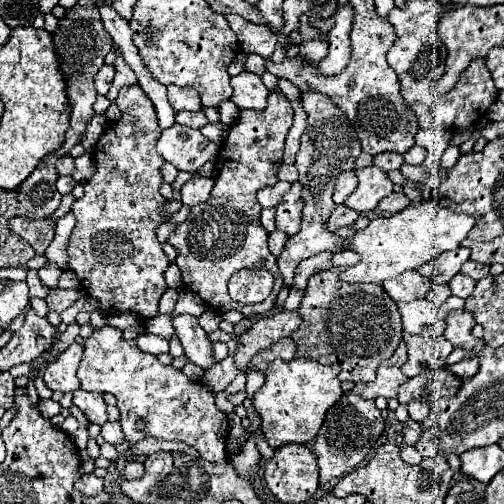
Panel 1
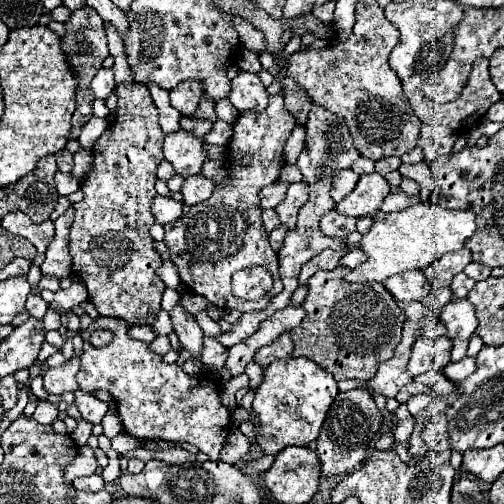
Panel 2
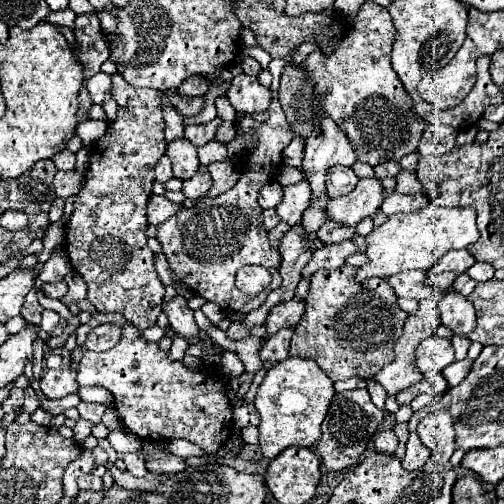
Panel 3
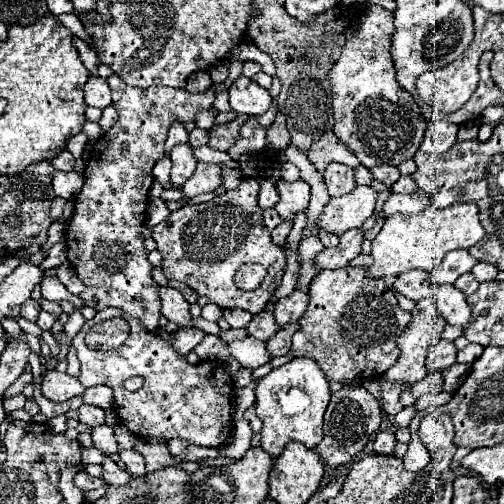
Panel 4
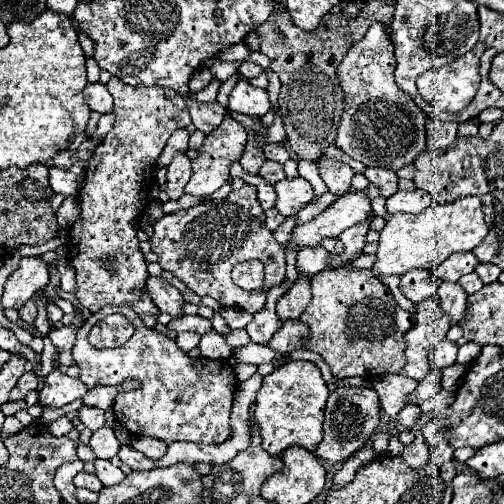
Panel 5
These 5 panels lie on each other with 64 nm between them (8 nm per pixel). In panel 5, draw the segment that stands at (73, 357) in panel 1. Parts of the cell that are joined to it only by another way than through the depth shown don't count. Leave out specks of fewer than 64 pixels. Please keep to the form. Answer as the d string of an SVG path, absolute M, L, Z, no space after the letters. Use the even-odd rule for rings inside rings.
M52 370L44 378L44 388L40 392L40 404L46 406L64 406L76 398L82 398L88 388L80 382L80 378L70 378L68 374L62 374L60 370Z

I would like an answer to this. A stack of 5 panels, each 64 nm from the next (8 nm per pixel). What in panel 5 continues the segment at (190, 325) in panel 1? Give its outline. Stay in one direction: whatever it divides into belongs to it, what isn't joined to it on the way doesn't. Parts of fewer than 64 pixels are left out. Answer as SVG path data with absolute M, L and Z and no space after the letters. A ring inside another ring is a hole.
M148 278L148 294L152 296L154 304L160 308L160 312L170 314L172 318L182 316L184 308L184 298L178 292L178 288L170 286L164 278Z

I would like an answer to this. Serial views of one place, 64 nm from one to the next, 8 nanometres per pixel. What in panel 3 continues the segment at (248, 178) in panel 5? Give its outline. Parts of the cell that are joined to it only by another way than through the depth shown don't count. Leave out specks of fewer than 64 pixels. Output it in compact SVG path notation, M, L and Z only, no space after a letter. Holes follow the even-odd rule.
M214 140L198 148L198 157L201 165L207 166L212 162L221 162L228 158L227 147ZM272 180L272 182L268 182L268 184L260 190L258 204L260 204L262 208L276 208L276 206L280 204L282 196L284 196L282 186L280 186L276 180Z

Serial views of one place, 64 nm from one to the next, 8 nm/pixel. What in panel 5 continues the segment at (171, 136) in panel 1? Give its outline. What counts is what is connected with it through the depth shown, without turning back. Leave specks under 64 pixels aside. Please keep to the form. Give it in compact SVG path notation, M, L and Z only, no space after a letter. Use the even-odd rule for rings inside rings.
M176 152L174 160L168 166L168 182L166 192L170 200L176 200L184 194L184 186L192 176L192 160L186 156L186 152Z

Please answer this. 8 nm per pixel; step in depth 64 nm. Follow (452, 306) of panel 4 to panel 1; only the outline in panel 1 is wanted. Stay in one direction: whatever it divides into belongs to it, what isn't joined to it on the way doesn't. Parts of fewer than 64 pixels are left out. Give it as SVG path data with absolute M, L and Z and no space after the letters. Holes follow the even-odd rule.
M466 310L452 312L446 320L446 338L452 342L454 348L464 350L464 358L478 356L478 352L484 348L484 340L472 336L474 324L476 324L474 316Z

